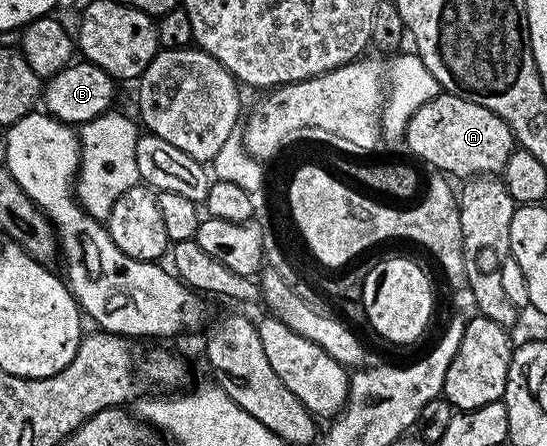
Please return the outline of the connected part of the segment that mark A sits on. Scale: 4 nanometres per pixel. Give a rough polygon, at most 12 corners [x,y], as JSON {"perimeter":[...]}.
{"perimeter":[[438,93],[406,147],[447,176],[494,177],[516,150],[492,109]]}

